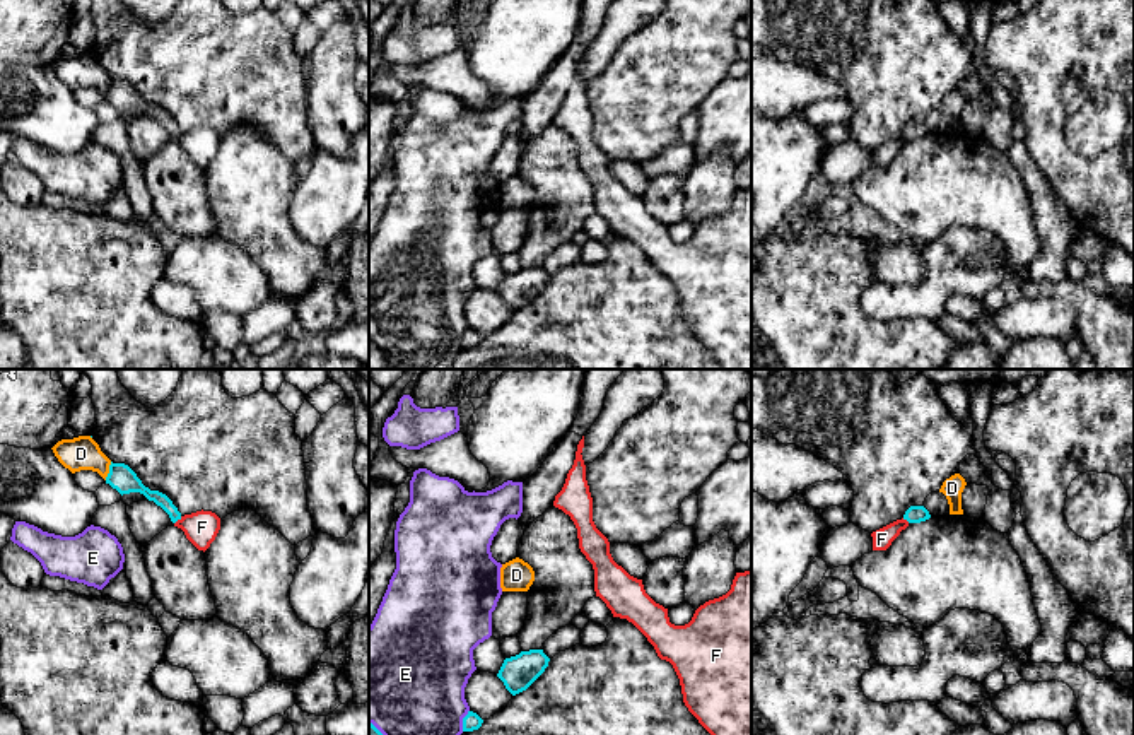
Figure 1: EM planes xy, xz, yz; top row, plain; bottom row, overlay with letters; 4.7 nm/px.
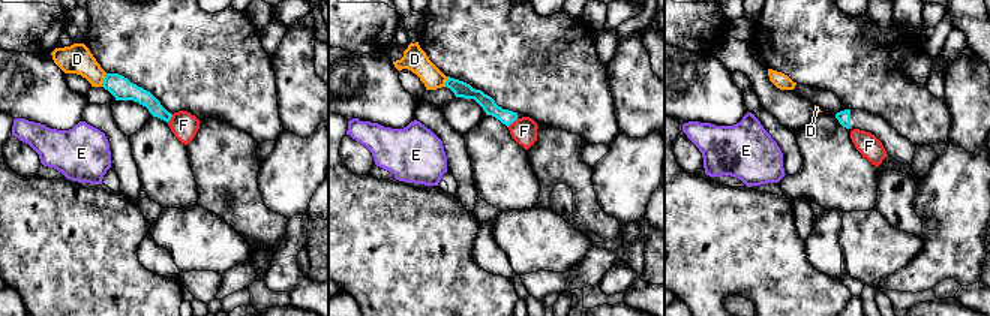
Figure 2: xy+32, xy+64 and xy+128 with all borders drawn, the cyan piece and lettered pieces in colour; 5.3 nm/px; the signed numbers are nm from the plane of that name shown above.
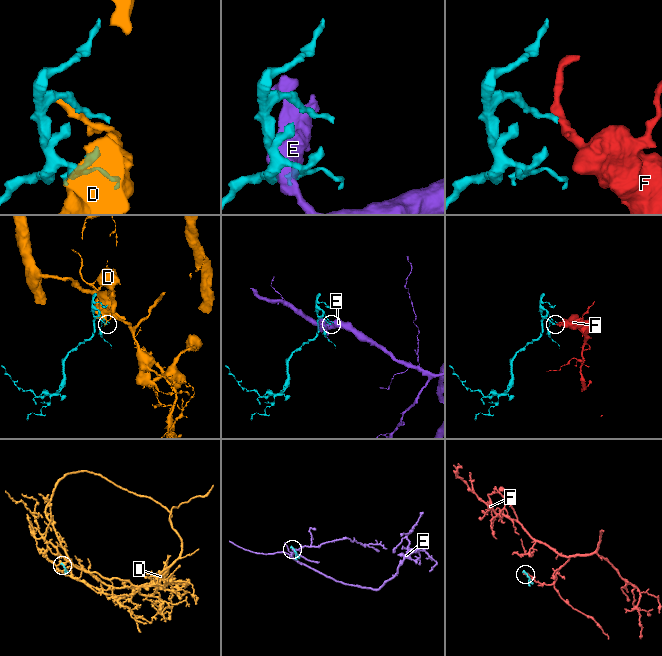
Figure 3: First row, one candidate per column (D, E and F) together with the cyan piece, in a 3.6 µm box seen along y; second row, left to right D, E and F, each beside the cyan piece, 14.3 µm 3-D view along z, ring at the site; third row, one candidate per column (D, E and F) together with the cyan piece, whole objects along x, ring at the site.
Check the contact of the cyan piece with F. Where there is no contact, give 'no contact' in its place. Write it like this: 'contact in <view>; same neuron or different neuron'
contact in xy; different neuron

